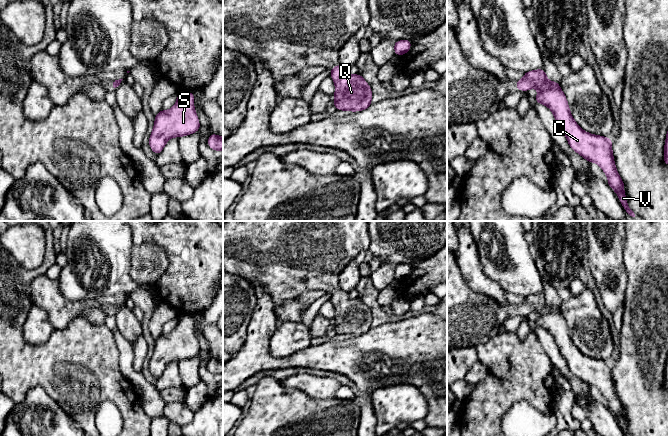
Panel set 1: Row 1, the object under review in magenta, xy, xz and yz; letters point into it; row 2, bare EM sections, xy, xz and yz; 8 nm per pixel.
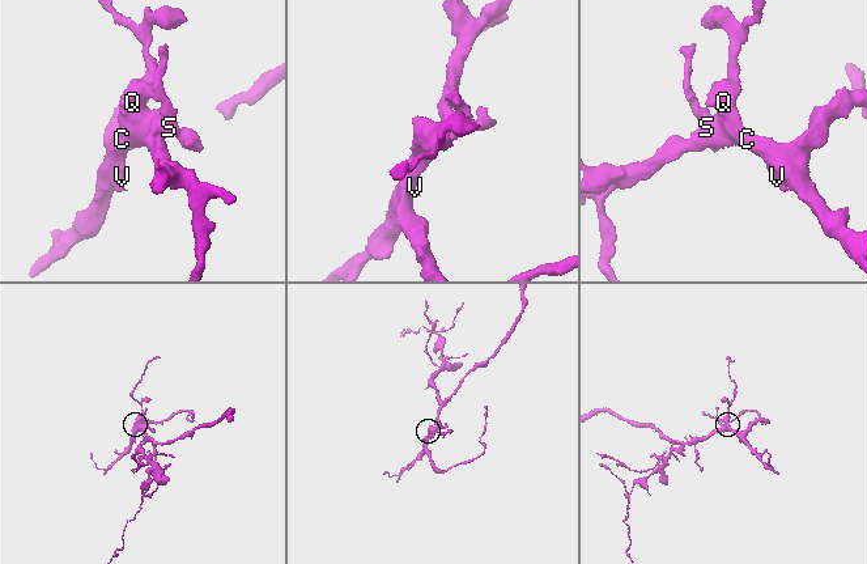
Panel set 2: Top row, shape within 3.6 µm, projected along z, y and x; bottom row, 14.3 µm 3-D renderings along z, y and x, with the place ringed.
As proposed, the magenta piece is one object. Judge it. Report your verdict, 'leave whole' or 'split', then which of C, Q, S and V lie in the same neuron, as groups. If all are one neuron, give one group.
leave whole; groups C Q S V

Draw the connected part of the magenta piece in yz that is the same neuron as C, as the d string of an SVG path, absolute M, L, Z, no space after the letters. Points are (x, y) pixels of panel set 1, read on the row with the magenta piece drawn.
M544 69L526 72L522 80L516 81L517 90L528 91L534 87L538 89L535 100L551 109L569 146L588 162L595 162L601 167L608 178L609 186L618 194L626 214L634 220L637 219L638 215L628 207L624 183L615 167L612 141L608 137L587 133L578 126L570 113L566 96L560 85L548 81Z

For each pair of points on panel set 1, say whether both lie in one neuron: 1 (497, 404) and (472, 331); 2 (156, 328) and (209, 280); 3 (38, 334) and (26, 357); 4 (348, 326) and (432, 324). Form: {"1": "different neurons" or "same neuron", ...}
{"1": "different neurons", "2": "different neurons", "3": "different neurons", "4": "different neurons"}

